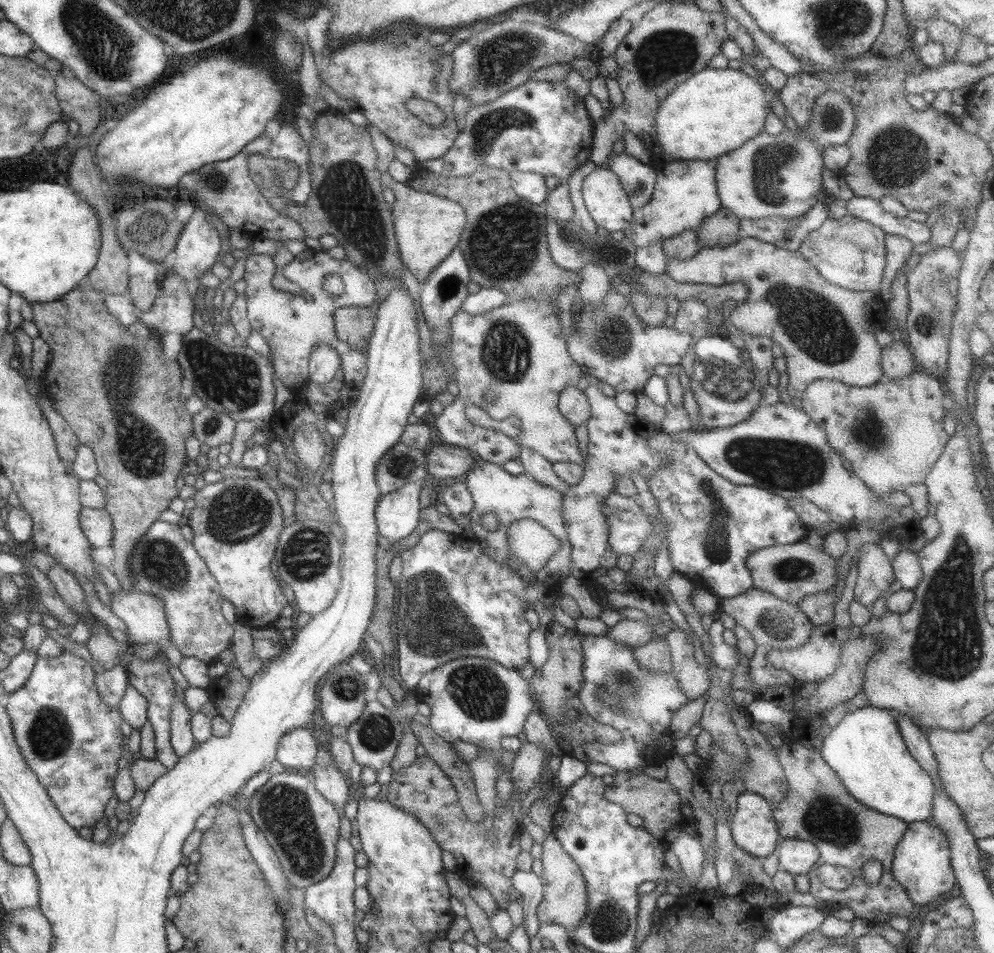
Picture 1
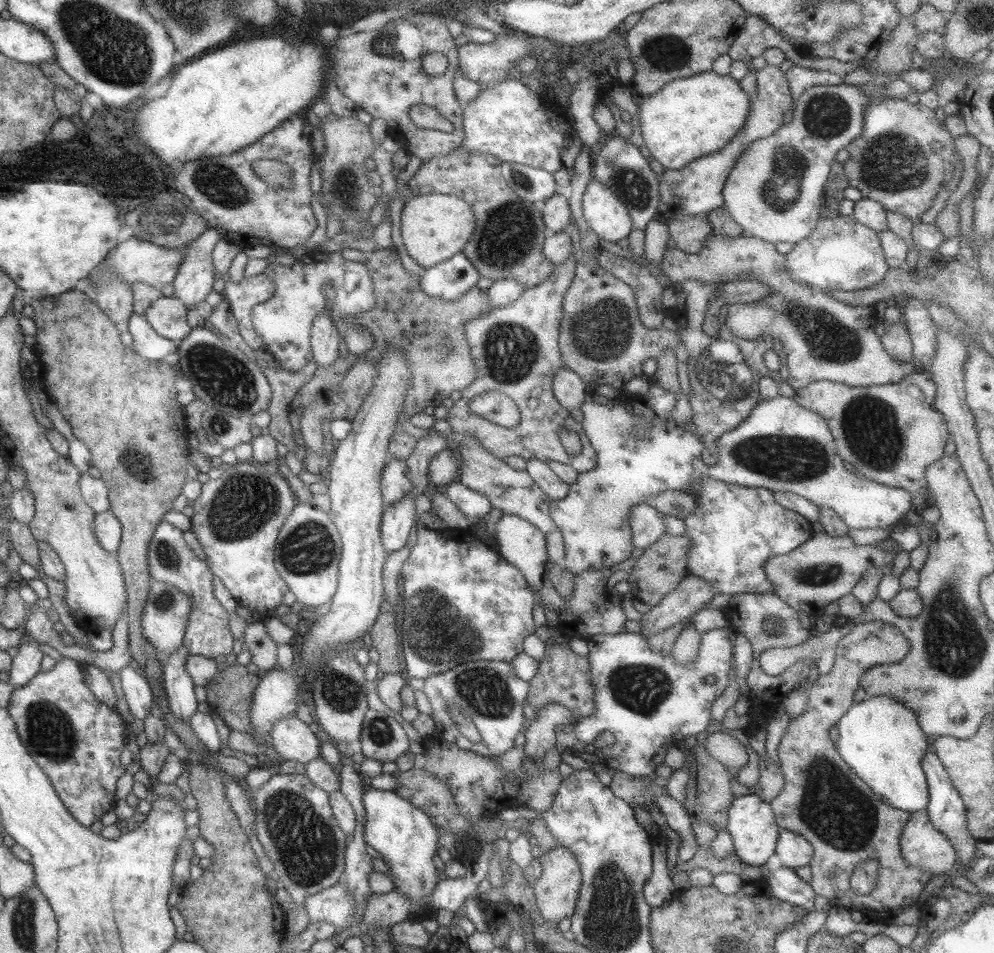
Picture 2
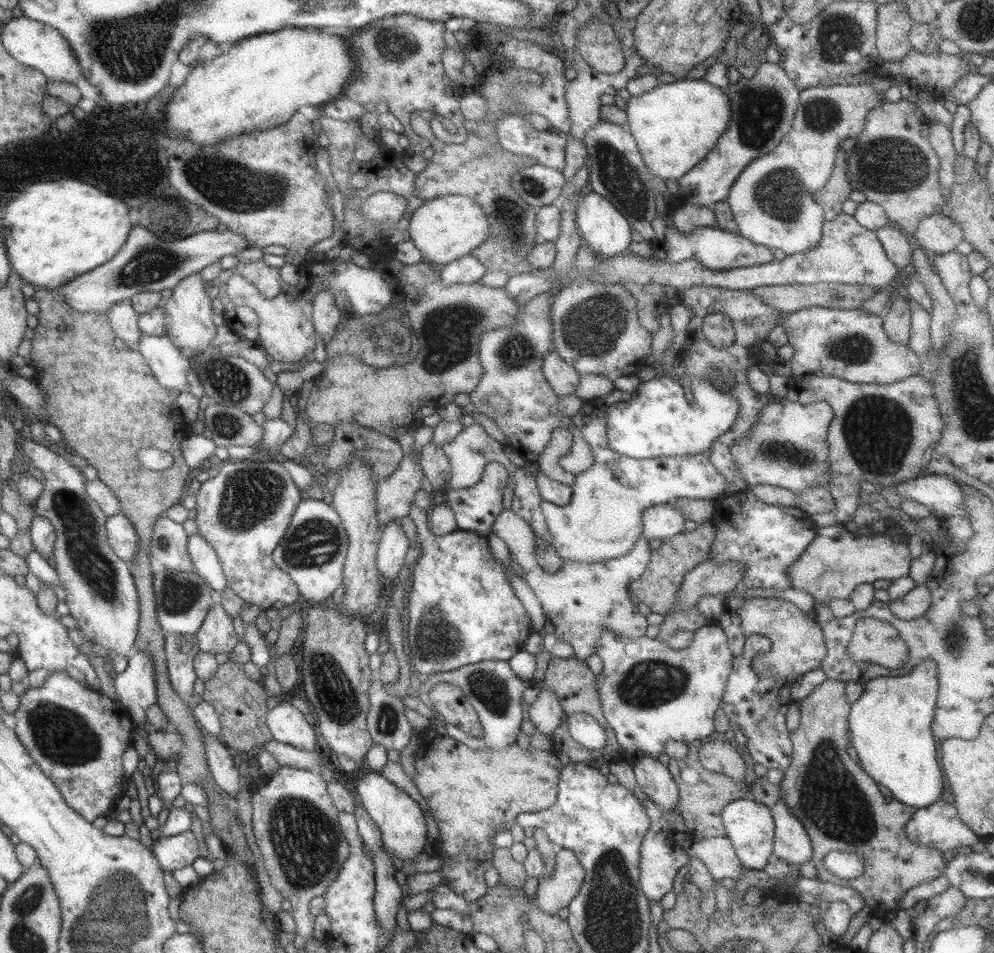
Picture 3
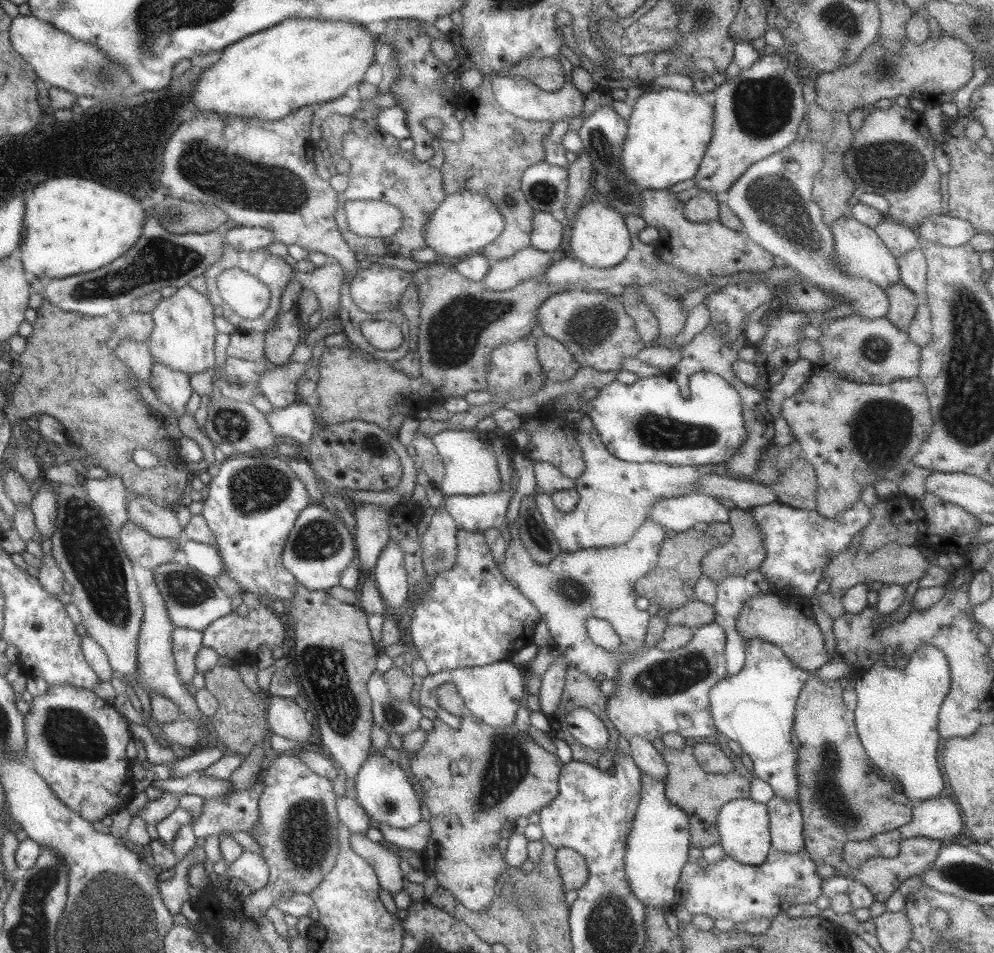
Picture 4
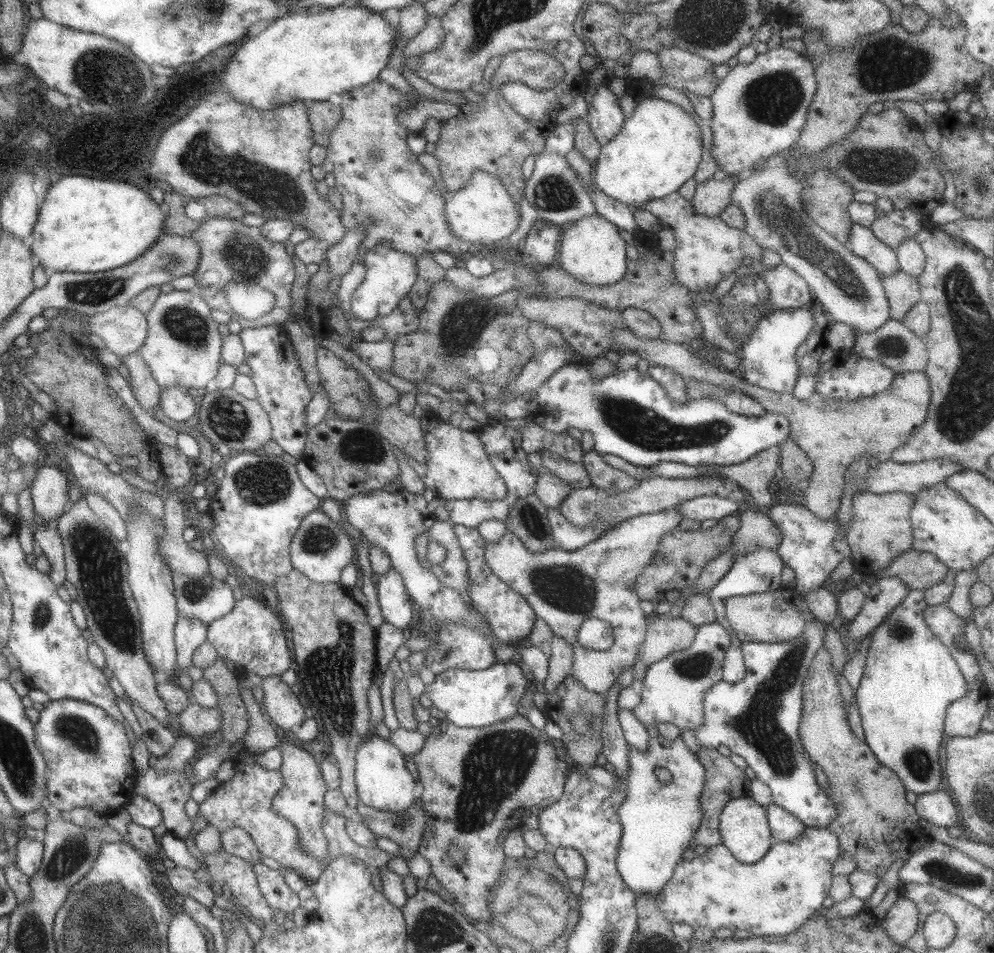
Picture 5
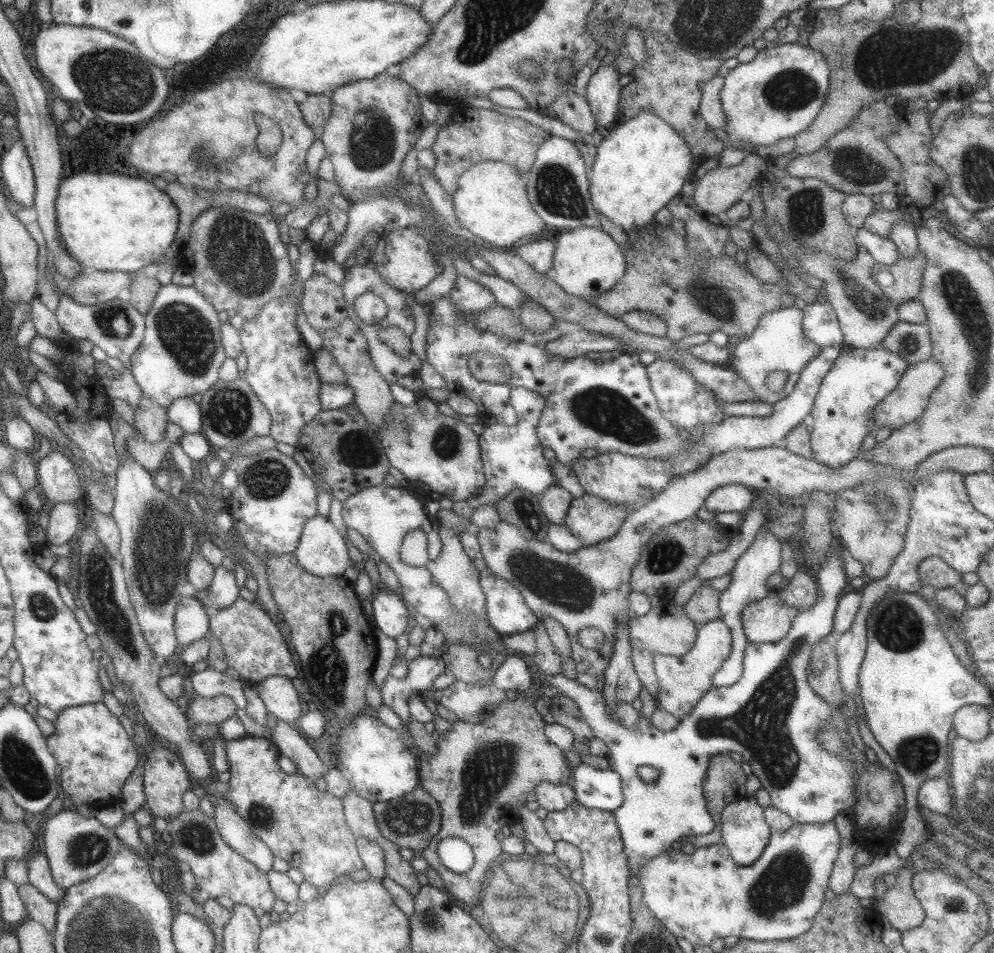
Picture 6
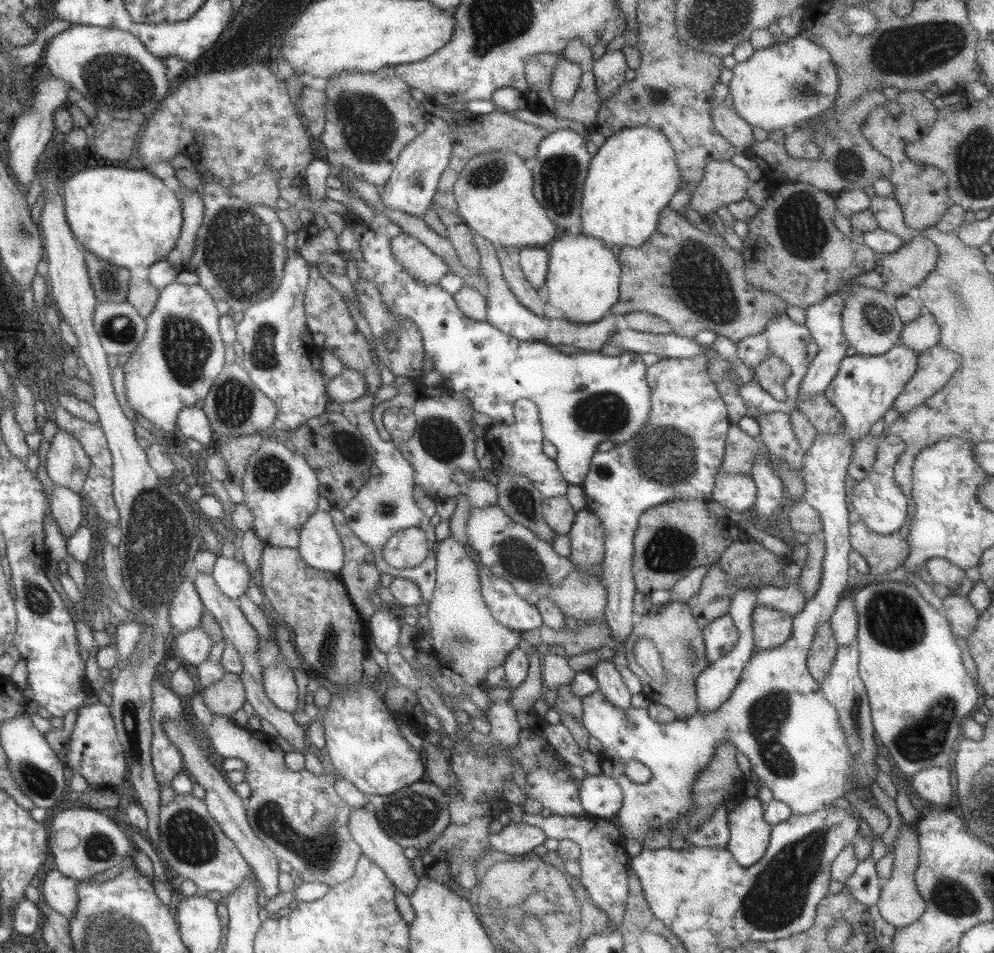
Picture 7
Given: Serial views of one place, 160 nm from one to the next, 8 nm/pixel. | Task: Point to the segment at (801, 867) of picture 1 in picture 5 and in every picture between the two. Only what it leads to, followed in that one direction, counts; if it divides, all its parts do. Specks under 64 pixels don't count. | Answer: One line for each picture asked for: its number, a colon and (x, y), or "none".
2: (793, 851)
3: (791, 845)
4: (785, 820)
5: (783, 827)

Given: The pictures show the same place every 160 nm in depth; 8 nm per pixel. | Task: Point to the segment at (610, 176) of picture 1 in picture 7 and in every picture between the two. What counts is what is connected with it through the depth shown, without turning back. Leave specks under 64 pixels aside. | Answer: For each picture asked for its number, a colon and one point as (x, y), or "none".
2: (605, 214)
3: (603, 228)
4: (598, 237)
5: (591, 250)
6: (588, 263)
7: (582, 280)

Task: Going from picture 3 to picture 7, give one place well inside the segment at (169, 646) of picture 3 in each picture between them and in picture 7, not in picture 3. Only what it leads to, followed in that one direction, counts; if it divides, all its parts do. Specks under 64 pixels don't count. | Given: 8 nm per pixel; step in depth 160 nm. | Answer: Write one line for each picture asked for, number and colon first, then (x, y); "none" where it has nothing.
4: (185, 642)
5: (189, 633)
6: (190, 619)
7: (186, 608)

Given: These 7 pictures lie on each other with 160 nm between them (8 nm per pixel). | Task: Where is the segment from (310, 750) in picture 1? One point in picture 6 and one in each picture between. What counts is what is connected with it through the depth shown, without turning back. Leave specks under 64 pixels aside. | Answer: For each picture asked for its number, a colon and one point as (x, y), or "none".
2: (291, 738)
3: (285, 723)
4: (284, 717)
5: (279, 703)
6: (277, 695)

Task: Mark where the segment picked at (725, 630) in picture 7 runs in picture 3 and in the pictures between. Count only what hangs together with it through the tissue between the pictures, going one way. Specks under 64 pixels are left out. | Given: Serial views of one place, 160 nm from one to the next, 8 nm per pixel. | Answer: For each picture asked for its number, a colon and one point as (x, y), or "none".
3: (649, 693)
4: (655, 691)
5: (672, 689)
6: (682, 681)

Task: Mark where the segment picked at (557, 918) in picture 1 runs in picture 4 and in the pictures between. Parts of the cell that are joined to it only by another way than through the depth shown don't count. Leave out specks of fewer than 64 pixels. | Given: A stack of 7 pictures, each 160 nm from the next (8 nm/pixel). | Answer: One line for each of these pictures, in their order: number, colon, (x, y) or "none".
2: (555, 891)
3: (553, 892)
4: (572, 867)

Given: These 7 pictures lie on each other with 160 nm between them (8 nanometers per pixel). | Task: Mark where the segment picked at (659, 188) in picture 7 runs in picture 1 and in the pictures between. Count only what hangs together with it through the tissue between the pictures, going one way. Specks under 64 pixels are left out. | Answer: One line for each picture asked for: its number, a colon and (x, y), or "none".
1: (714, 111)
2: (691, 117)
3: (676, 124)
4: (668, 131)
5: (658, 148)
6: (642, 164)

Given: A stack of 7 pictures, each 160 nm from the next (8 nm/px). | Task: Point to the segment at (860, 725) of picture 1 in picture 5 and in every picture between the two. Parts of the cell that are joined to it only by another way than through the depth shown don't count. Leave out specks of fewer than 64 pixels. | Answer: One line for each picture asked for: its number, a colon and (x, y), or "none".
2: (879, 739)
3: (889, 727)
4: (896, 713)
5: (909, 678)

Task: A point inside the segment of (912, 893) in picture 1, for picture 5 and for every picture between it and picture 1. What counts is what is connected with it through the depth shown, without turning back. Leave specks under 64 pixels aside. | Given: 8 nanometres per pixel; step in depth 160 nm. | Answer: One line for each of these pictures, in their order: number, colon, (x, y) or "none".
2: (923, 847)
3: (937, 826)
4: (939, 817)
5: (936, 808)

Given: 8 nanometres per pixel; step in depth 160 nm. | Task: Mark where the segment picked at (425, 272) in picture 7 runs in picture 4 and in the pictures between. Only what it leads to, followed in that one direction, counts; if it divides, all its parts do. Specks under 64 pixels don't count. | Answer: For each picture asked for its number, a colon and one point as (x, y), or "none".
4: (376, 290)
5: (389, 275)
6: (401, 256)

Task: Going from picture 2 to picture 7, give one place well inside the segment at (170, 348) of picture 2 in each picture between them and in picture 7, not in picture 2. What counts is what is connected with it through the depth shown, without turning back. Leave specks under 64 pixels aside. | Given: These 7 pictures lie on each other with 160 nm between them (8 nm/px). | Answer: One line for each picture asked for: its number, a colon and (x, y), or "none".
3: (170, 368)
4: (171, 387)
5: (176, 404)
6: (183, 412)
7: (191, 421)

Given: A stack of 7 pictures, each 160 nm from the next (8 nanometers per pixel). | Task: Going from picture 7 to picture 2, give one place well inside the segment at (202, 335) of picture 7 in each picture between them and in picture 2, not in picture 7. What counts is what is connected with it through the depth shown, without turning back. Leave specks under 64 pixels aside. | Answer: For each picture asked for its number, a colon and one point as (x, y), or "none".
2: (193, 280)
3: (188, 312)
4: (183, 335)
5: (182, 347)
6: (180, 355)

